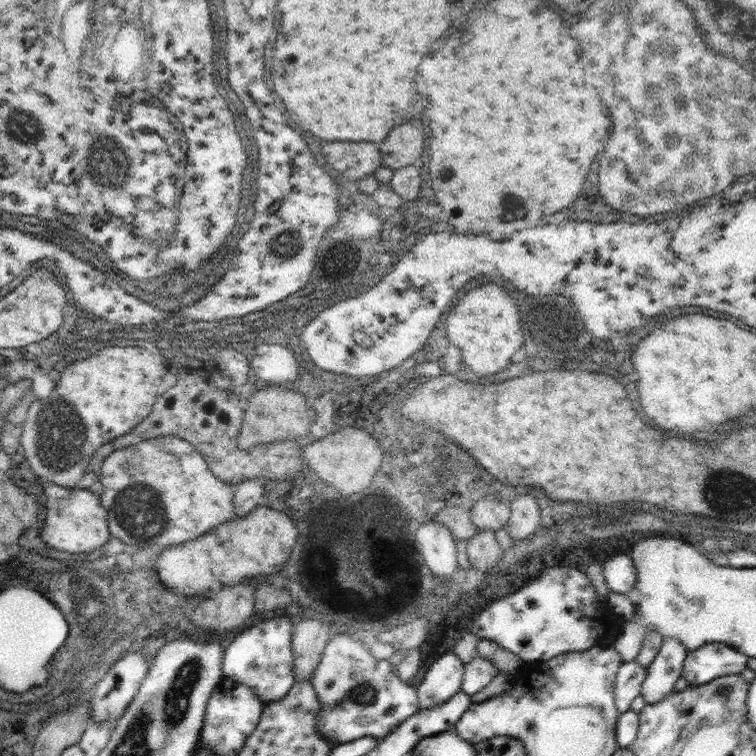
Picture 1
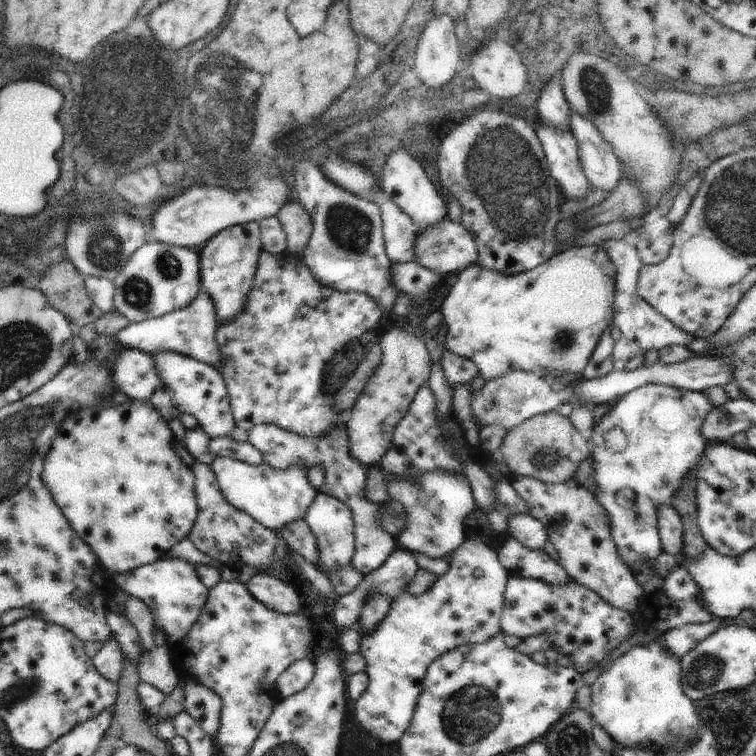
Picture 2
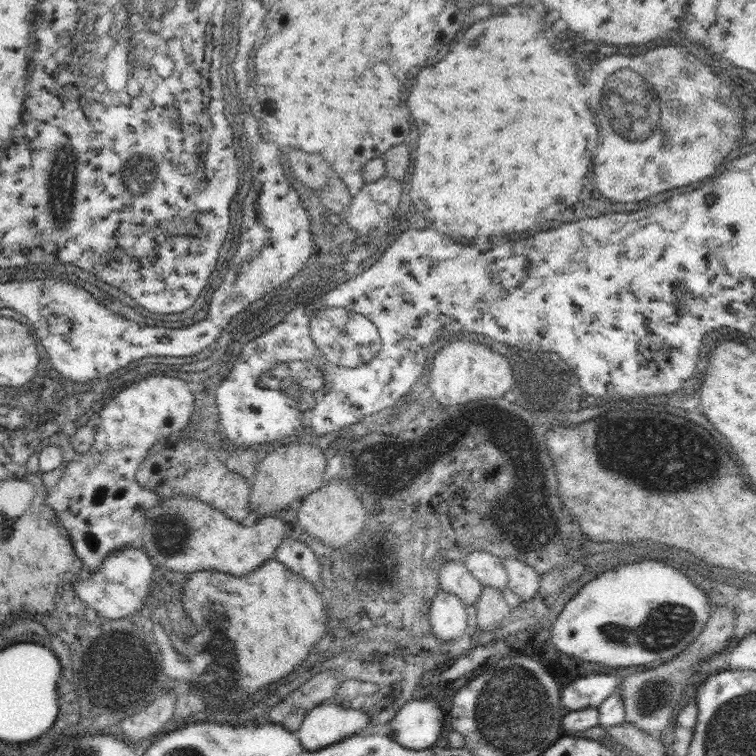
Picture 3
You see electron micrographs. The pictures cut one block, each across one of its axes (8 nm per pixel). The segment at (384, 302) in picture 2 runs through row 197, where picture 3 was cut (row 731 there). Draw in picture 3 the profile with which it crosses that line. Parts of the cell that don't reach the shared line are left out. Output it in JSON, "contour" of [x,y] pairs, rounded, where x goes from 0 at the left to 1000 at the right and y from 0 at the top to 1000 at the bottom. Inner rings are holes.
{"contour":[[[435,929],[403,942],[403,950],[390,971],[398,981],[398,989],[425,992],[459,974],[480,968],[485,958],[488,947],[483,942],[454,939],[443,929]]]}

